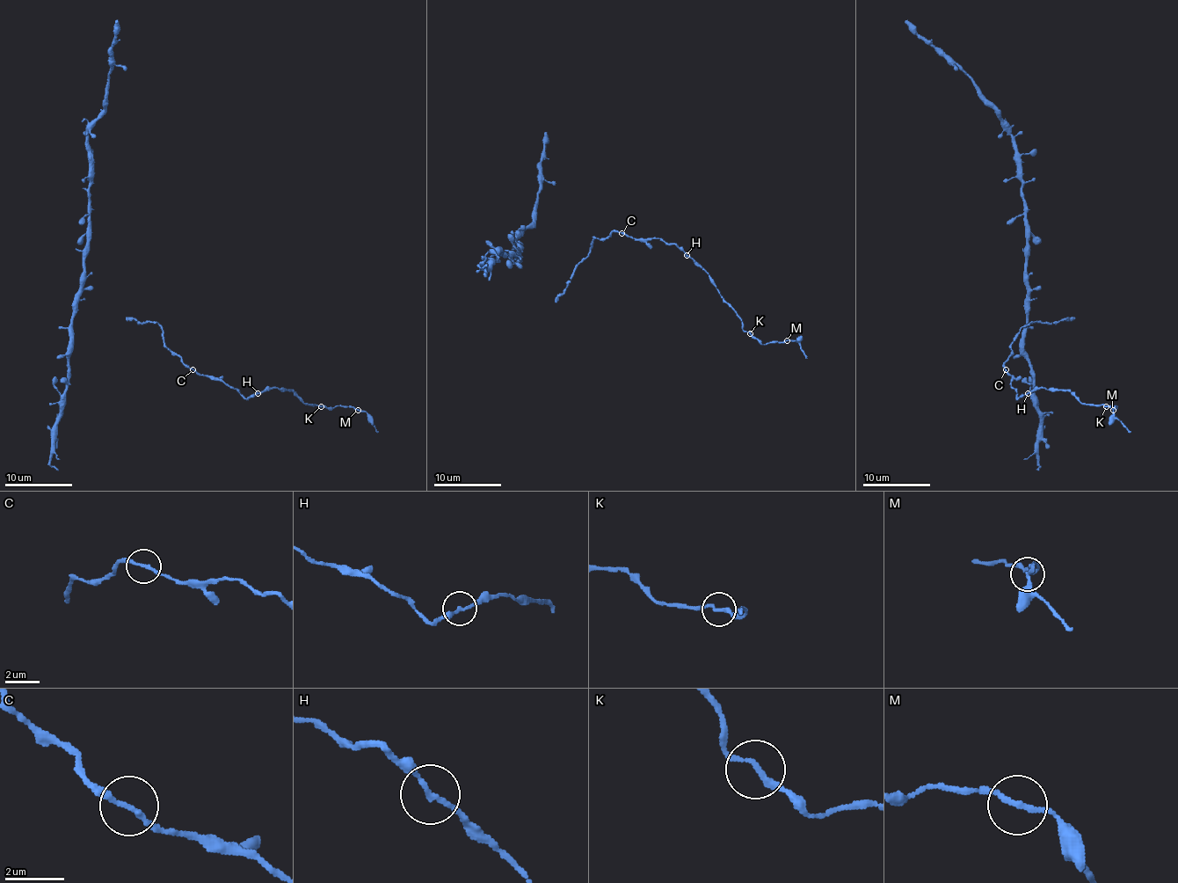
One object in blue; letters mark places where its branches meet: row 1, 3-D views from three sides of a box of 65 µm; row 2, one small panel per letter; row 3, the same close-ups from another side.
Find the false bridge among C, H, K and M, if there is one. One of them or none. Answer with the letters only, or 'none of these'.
none of these

